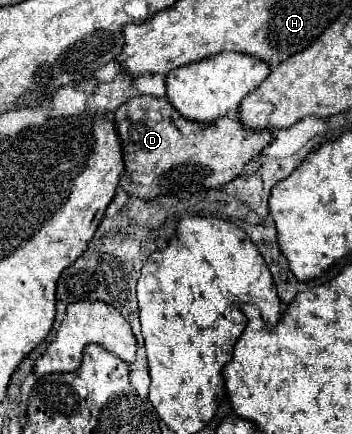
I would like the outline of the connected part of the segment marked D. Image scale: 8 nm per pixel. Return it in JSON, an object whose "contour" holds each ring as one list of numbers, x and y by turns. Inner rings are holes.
{"contour":[[137,95,123,103,115,113,115,129,121,139,125,171,121,175,121,189,143,201,153,201,165,195,161,181,173,165,181,165,181,173,189,181,197,181,201,189,221,189,235,179,247,161,259,157,269,145,271,133,245,129,235,115,225,115,213,123,193,123,181,117,167,99,151,95]]}

